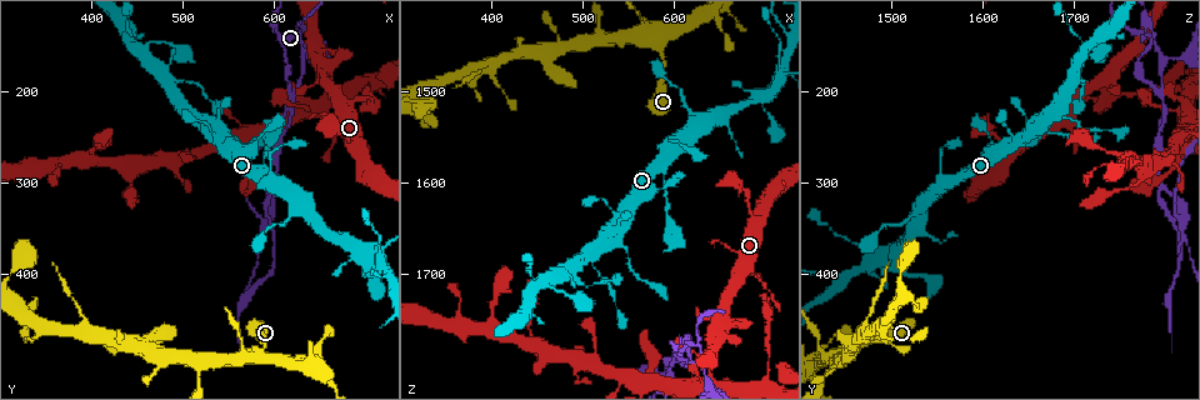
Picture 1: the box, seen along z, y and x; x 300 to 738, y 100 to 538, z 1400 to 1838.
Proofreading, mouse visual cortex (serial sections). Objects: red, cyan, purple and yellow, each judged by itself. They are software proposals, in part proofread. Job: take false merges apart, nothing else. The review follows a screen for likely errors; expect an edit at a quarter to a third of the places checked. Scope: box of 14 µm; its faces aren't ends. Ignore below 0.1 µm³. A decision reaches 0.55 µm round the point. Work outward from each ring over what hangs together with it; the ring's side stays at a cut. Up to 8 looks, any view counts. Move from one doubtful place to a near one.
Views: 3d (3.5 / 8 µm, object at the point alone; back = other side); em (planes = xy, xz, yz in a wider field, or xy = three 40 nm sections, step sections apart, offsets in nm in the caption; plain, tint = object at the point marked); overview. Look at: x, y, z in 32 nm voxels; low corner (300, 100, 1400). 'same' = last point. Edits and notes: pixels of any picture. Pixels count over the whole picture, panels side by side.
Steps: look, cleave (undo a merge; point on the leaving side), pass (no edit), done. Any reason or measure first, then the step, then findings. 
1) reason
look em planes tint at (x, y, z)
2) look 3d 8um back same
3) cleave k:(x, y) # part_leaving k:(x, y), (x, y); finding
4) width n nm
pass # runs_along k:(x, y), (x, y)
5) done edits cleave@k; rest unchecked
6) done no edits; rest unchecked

calibre changes
look 3d 8um at (585, 485, 1450)

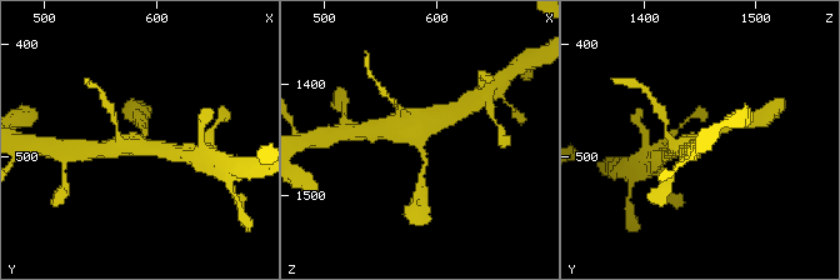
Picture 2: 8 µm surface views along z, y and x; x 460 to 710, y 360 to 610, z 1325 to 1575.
look 3d 3.5um same

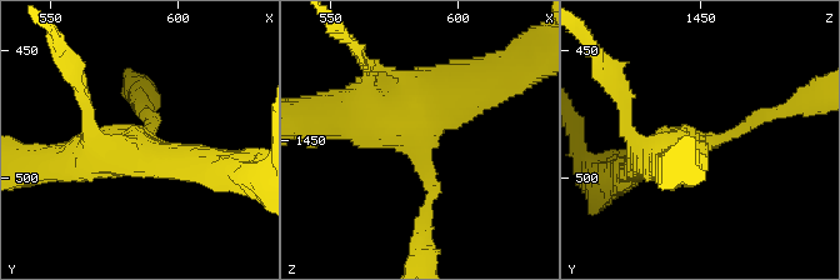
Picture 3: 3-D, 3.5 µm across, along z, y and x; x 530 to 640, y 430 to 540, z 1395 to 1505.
look em xy step 1 tint same

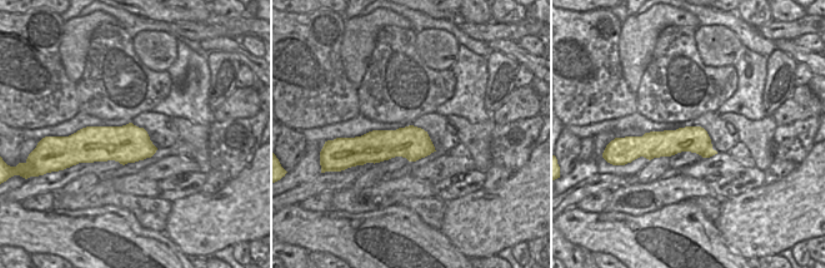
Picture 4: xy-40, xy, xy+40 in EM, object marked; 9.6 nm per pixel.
width 320 nm
pass # runs_along 3:(433, 180), (399, 115), (318, 119); all the same cell

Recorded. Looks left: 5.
sharp bend
look 3d 3.5um at (625, 200, 1800)

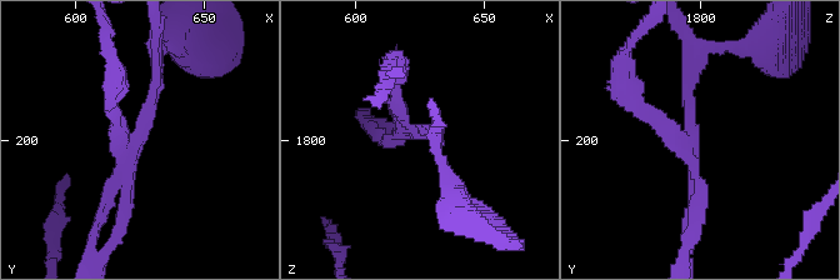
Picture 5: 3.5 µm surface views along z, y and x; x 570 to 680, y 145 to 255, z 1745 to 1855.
arms 3; arm_widths 150, 200, 200 nm; shape alone is not enough
look em xy step 3 tint at (624, 200, 1797)

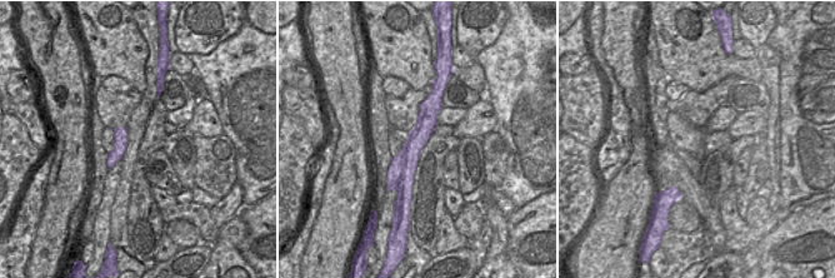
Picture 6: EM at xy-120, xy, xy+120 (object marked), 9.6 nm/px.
width 240 nm
cleave 5:(650, 113) # border 6:(406, 142), (406, 163), (396, 190); a second cell is stuck on

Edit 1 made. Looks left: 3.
redraw
look overview

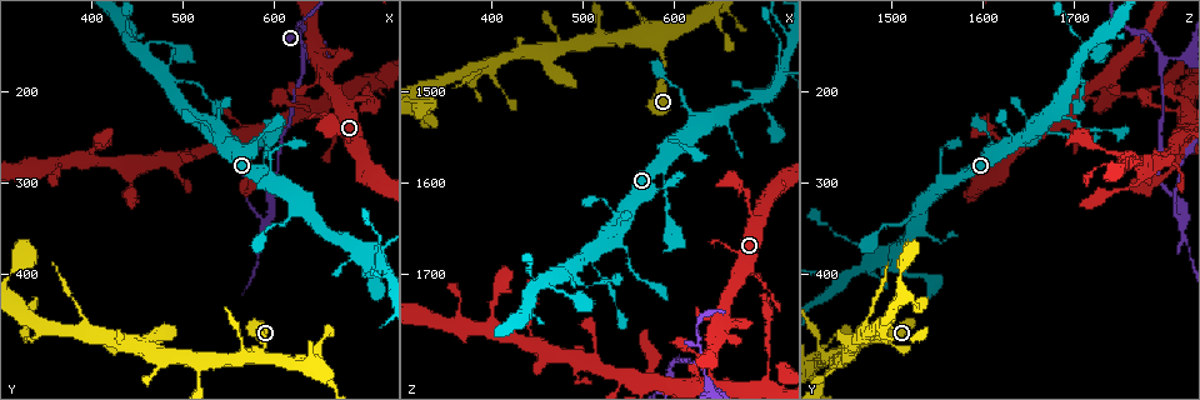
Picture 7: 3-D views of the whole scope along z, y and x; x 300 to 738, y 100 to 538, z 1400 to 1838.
look 3d 3.5um back at (510, 230, 1685)

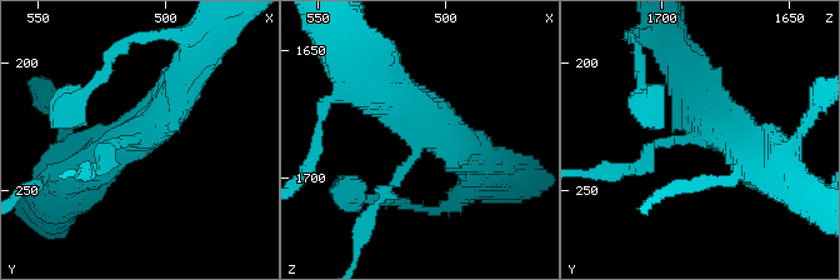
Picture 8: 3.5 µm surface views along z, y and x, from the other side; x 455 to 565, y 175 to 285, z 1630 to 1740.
arms 3; arm_widths 150, 500, 500 nm; shape alone is not enough
look em xy step 2 tint at (511, 228, 1684)

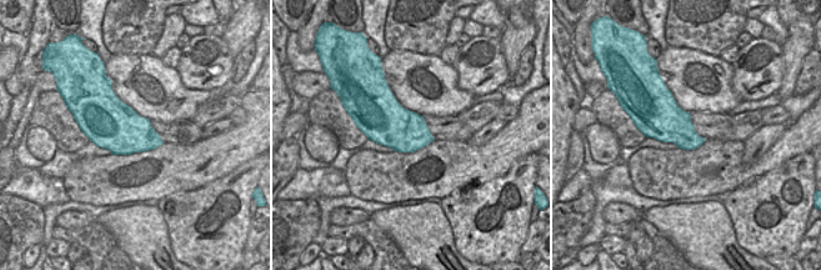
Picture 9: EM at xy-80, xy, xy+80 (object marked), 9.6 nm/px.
pass # runs_along 8:(84, 165), (141, 135), (191, 66); continuous, no second cell

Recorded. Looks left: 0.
done edits cleave@5; rest unchecked

